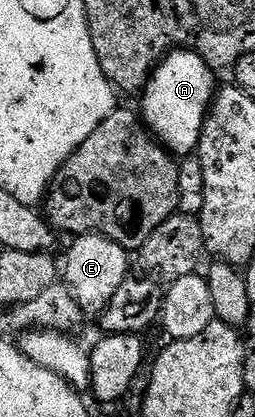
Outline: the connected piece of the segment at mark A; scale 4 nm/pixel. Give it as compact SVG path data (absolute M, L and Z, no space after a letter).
M172 49L151 73L141 94L141 120L154 138L176 158L184 159L198 150L203 121L217 92L216 74L207 60L192 49Z

